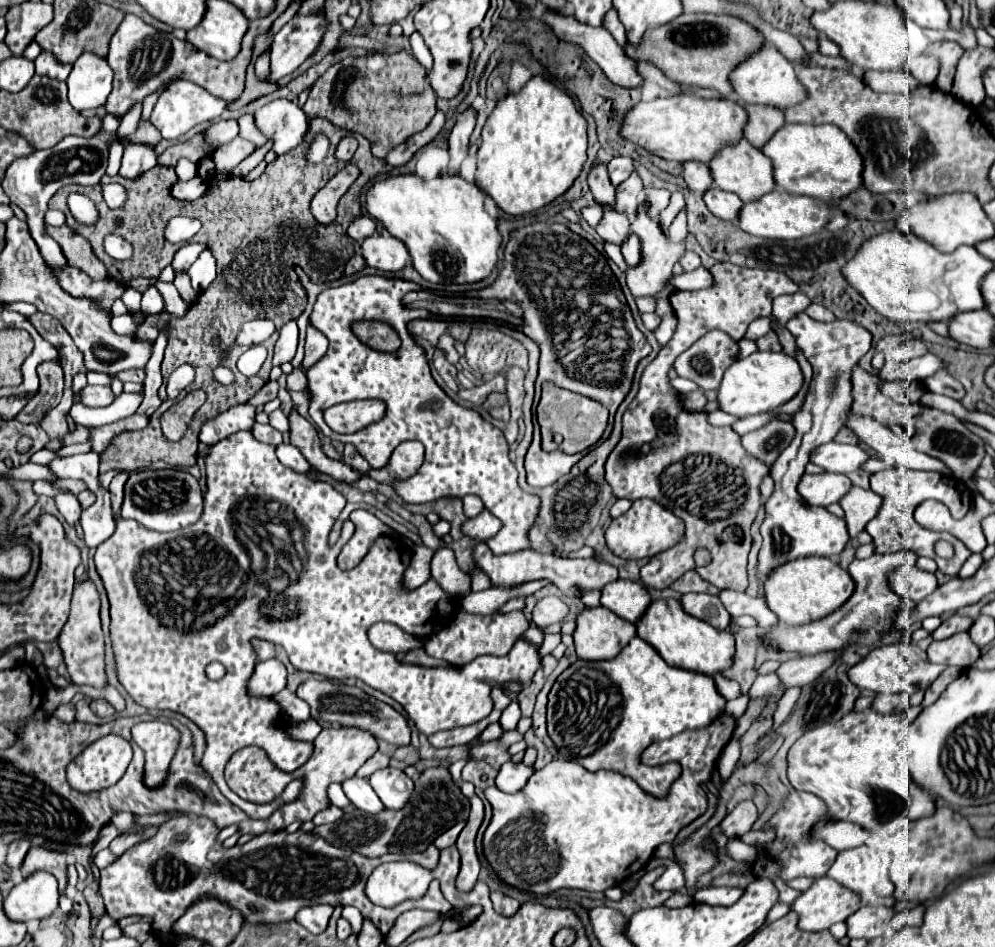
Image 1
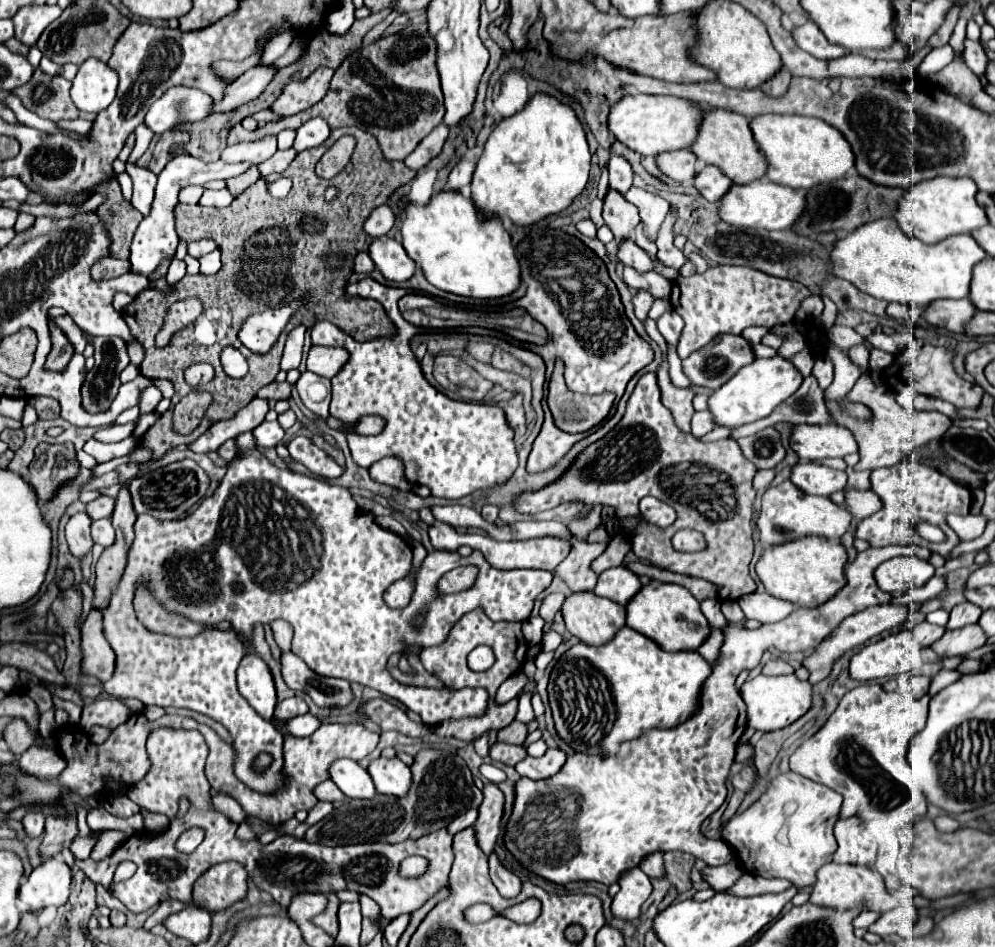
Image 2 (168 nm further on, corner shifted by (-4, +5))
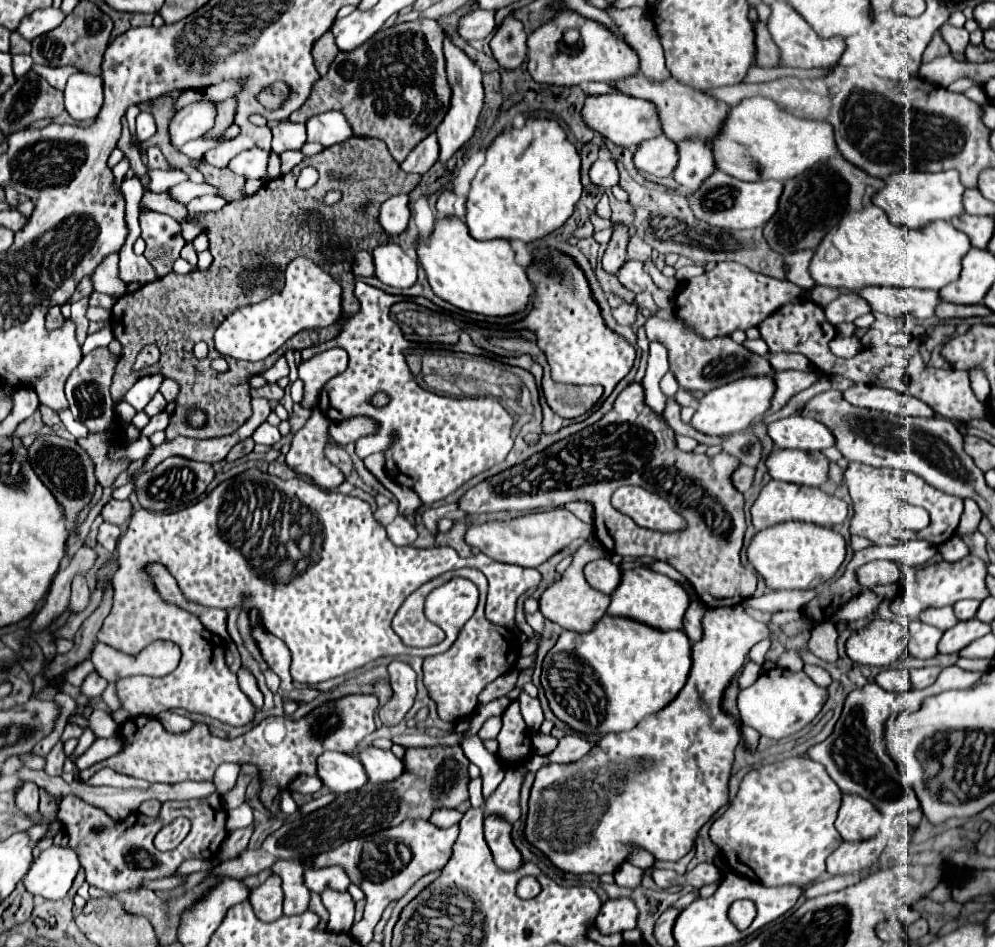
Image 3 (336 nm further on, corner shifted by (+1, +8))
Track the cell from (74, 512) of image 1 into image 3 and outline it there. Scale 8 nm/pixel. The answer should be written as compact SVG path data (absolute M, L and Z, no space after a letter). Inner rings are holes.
M76 574L74 580L72 580L72 596L70 596L70 608L72 610L82 610L86 608L88 604L88 598L90 598L90 590L88 590L88 584L86 584L86 578L82 574Z

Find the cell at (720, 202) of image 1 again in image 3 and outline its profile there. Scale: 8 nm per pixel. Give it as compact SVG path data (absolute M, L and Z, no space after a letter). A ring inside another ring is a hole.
M686 140L678 146L678 170L674 170L674 180L690 192L696 192L702 182L716 172L716 160L712 150L700 140Z

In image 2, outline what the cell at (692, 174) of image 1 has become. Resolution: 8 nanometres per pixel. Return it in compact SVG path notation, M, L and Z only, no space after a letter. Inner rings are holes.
M689 149L665 151L663 155L655 157L655 163L659 171L663 171L667 177L679 183L691 183L697 169L697 157Z

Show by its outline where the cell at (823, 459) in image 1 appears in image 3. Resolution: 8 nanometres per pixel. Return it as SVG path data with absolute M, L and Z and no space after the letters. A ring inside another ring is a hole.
M800 414L768 424L768 434L778 448L790 448L790 450L816 452L836 444L836 438L830 428L826 428L818 420Z

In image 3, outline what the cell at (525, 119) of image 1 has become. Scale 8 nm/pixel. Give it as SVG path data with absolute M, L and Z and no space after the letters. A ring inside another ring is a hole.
M528 118L522 128L510 128L508 132L498 134L488 146L486 162L472 180L464 218L470 234L478 240L506 238L532 242L562 226L572 216L580 194L580 156L576 146L568 140L564 128L558 124L558 120L552 118Z

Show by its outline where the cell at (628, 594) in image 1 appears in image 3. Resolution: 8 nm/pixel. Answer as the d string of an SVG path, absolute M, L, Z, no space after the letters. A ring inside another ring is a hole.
M600 558L600 560L590 562L584 568L584 576L592 588L596 588L604 594L612 594L614 588L618 588L618 584L620 584L622 570L610 558Z

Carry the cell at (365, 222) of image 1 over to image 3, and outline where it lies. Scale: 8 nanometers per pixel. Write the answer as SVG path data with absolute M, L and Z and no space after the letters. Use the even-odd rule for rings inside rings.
M392 196L380 206L380 216L378 222L384 228L386 234L400 234L406 230L410 220L410 210L408 210L408 196Z

